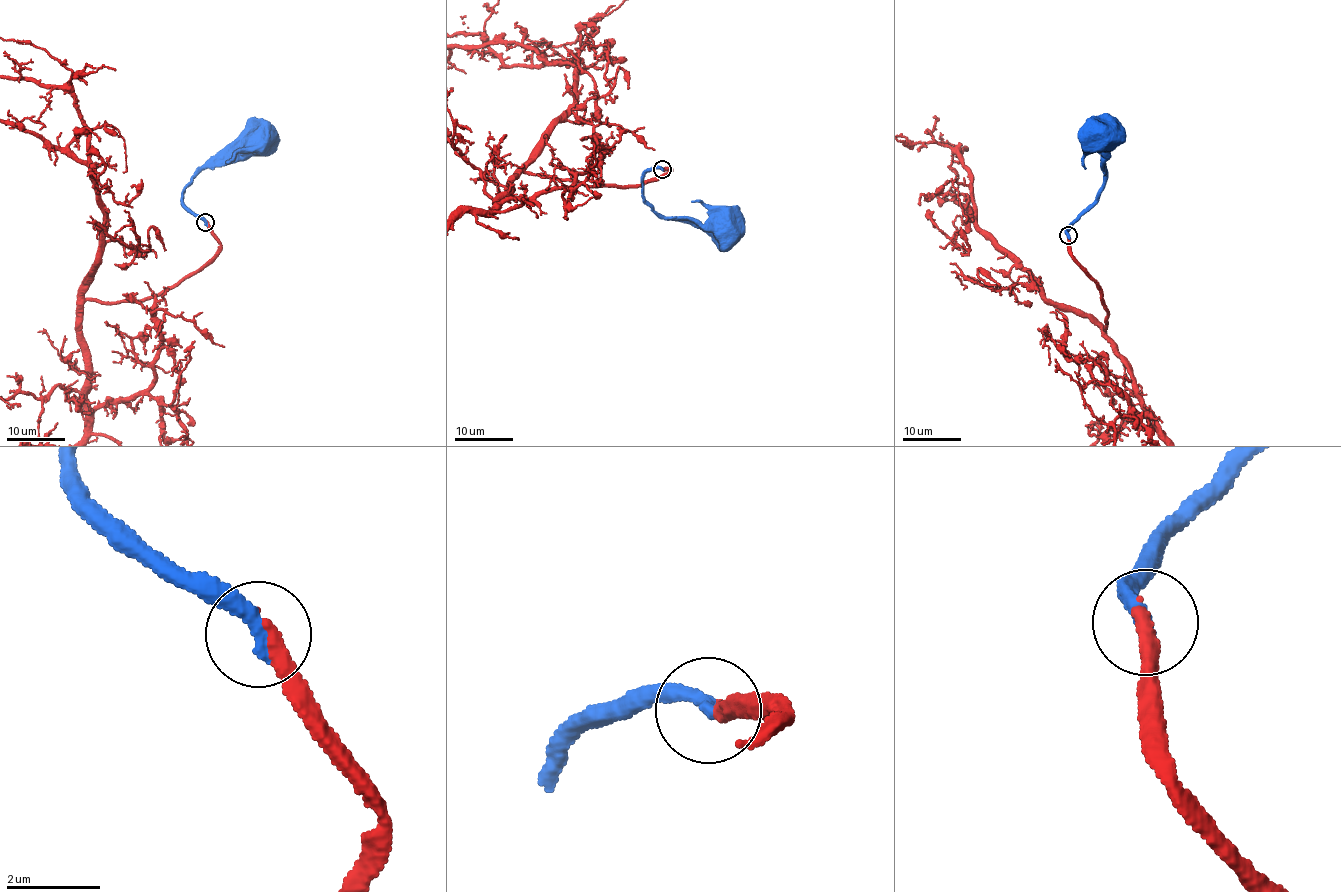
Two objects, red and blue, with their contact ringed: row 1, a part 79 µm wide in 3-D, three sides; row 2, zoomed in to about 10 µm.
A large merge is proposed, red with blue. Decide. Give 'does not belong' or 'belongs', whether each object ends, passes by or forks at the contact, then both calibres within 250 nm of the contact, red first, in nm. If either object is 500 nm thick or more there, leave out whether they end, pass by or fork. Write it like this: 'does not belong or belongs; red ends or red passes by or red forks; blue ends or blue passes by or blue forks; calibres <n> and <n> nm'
belongs; red ends; blue ends; calibres 320 and 400 nm

